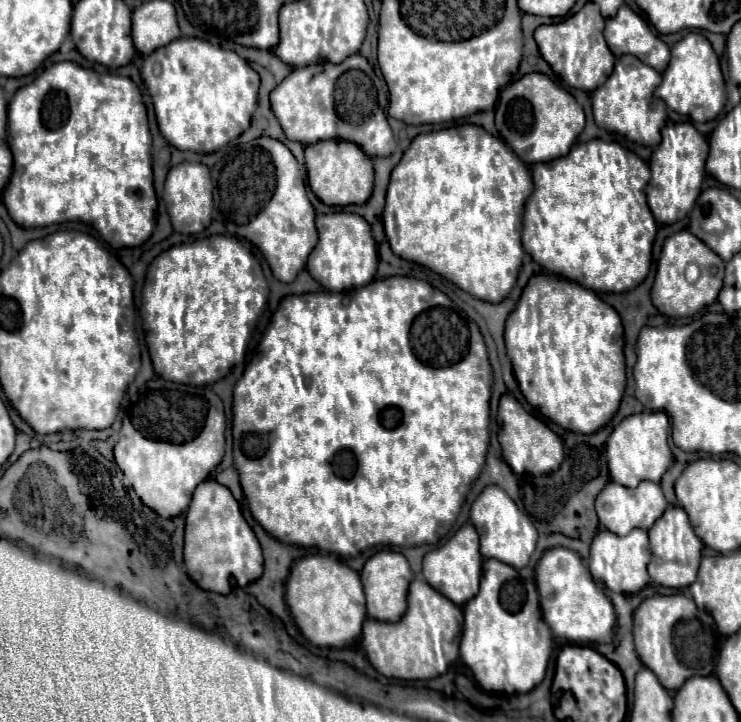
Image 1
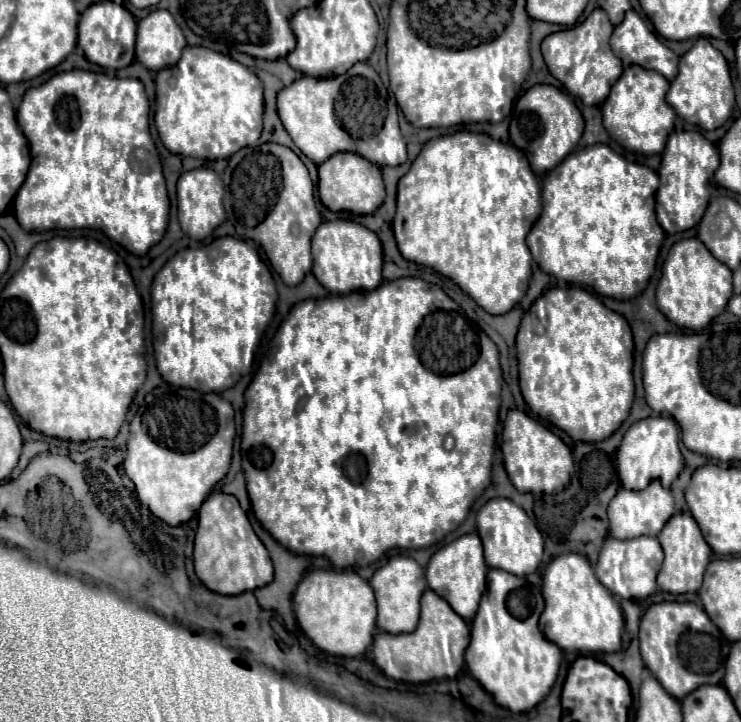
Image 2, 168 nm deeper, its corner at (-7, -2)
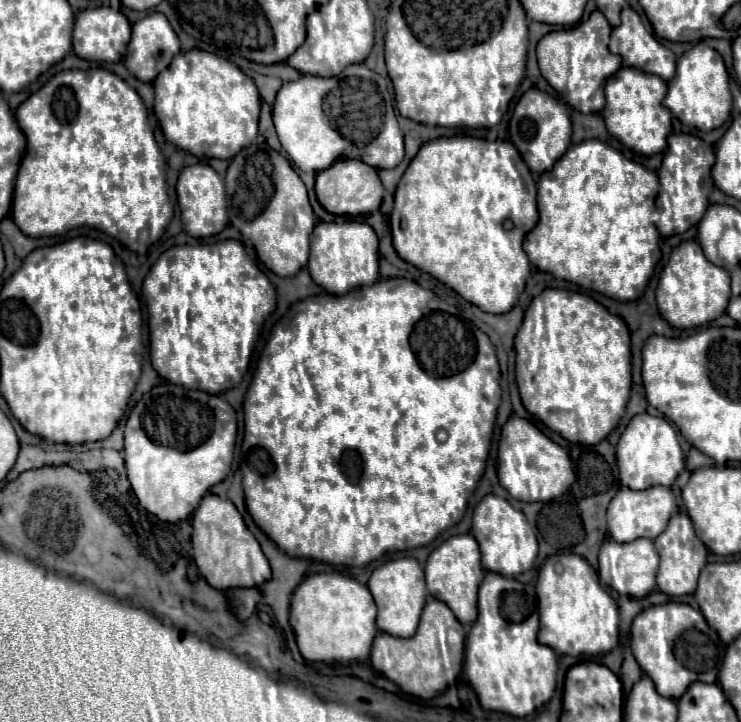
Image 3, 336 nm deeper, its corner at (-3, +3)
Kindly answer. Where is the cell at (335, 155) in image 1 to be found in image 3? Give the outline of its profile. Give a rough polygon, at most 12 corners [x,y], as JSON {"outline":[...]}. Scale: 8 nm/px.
{"outline":[[340,159],[316,173],[320,205],[368,215],[384,197],[378,169]]}

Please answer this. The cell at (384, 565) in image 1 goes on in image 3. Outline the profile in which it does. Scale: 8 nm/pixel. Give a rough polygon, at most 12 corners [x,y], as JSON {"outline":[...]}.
{"outline":[[412,557],[372,571],[378,629],[412,637],[428,595]]}

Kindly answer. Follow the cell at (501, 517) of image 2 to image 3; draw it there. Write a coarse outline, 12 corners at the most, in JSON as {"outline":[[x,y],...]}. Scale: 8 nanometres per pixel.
{"outline":[[498,495],[474,509],[470,533],[486,571],[532,569],[536,533]]}

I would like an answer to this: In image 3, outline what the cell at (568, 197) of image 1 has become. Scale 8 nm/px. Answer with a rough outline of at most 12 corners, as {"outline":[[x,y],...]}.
{"outline":[[572,145],[538,181],[532,265],[642,295],[658,177]]}

